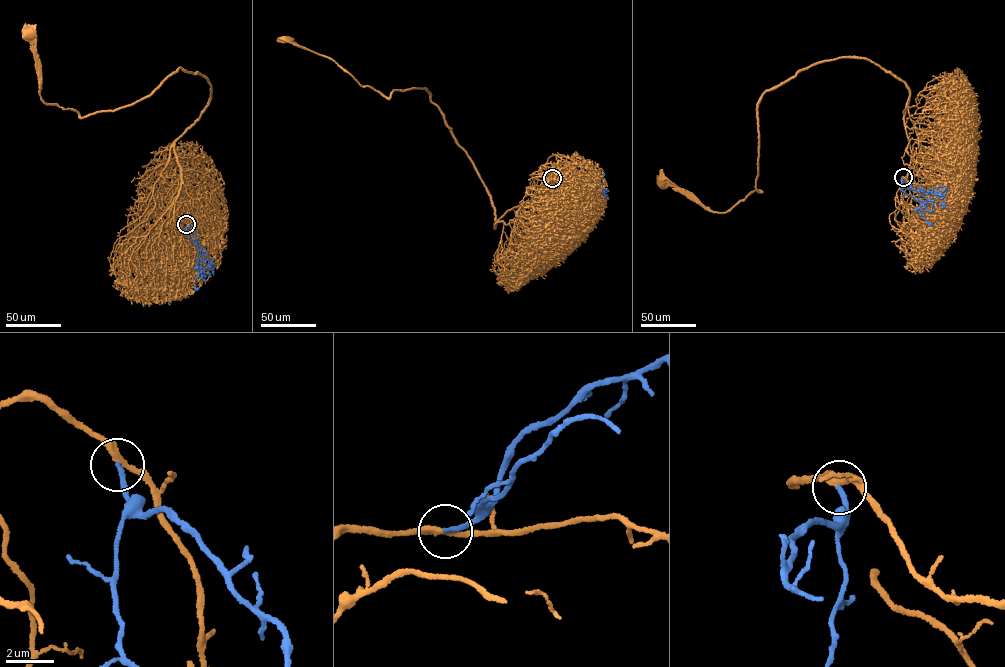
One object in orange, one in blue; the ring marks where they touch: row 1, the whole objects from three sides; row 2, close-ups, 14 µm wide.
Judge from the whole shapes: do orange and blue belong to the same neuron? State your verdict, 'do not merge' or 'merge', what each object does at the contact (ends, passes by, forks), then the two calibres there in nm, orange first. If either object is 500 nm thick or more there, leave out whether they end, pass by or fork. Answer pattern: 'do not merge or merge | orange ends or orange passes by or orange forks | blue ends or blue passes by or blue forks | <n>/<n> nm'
merge | orange passes by | blue ends | 260/200 nm

